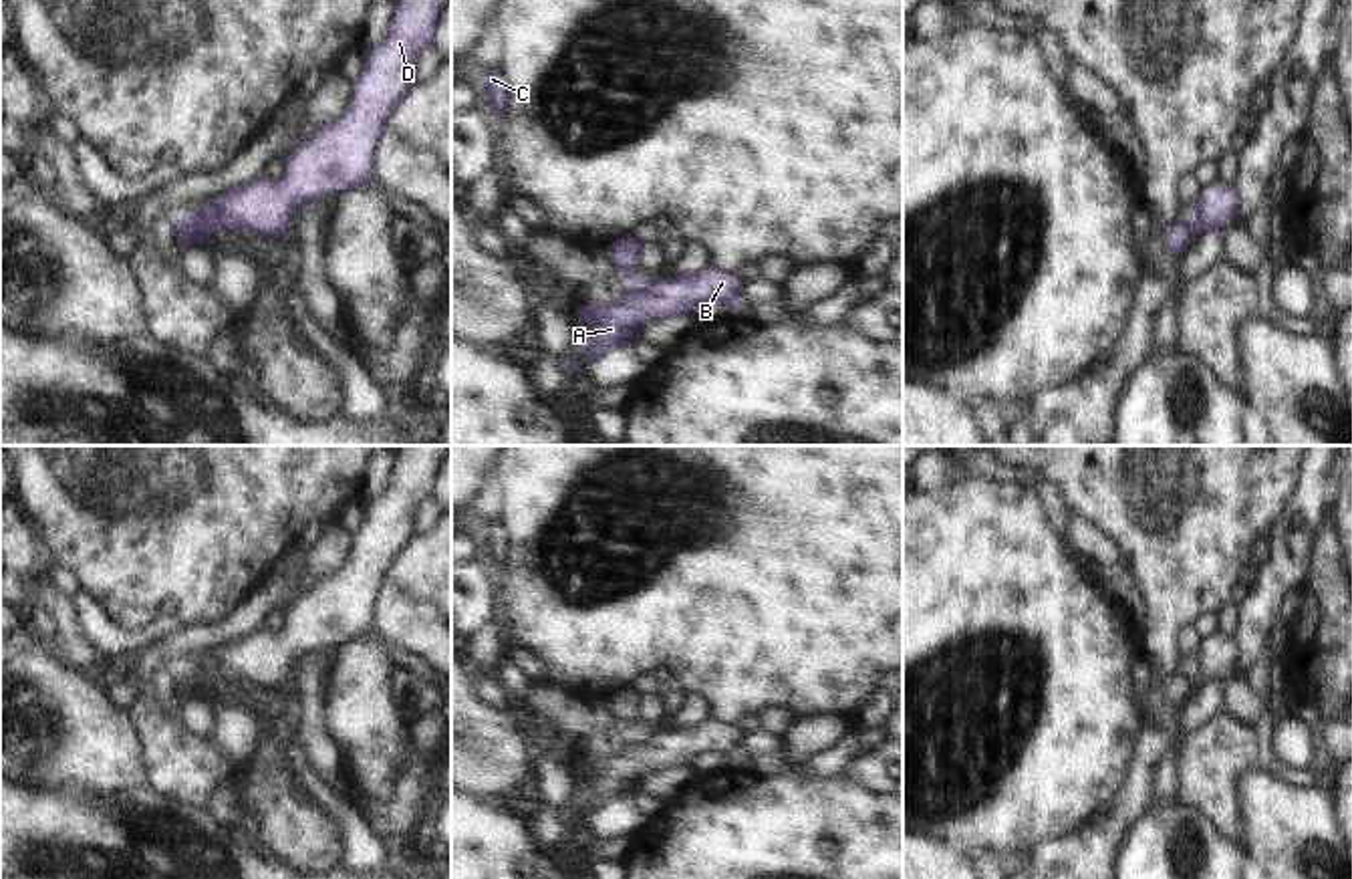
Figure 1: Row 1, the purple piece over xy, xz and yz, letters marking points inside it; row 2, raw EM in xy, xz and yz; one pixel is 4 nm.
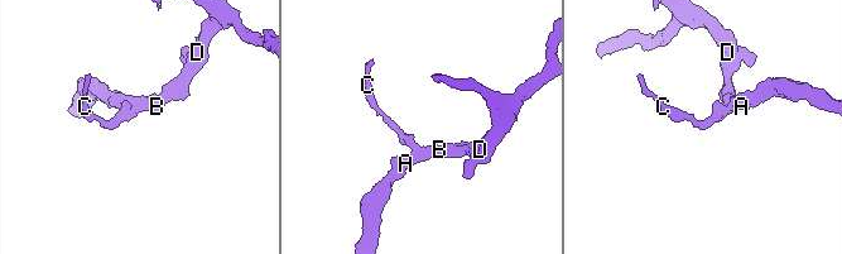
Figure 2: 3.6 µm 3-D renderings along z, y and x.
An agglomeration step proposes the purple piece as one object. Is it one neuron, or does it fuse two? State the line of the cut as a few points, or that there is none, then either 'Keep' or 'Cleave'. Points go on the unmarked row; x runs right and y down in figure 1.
Split along xy (180, 668), (194, 674), (204, 686). Cleave.

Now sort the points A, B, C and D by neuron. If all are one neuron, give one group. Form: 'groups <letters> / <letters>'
groups A B D / C

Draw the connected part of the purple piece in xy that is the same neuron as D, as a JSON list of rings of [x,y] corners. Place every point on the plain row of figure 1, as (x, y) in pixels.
[[[397,446],[393,470],[353,534],[343,567],[308,587],[284,609],[284,625],[254,631],[220,645],[179,669],[201,679],[204,687],[230,679],[278,692],[292,677],[292,663],[318,647],[341,649],[373,631],[373,599],[395,556],[417,534],[415,516],[431,498],[437,466],[447,446]]]

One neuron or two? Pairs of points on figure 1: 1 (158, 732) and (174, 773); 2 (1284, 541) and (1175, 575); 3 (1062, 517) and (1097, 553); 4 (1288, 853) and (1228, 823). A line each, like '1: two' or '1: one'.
1: one
2: two
3: two
4: two

